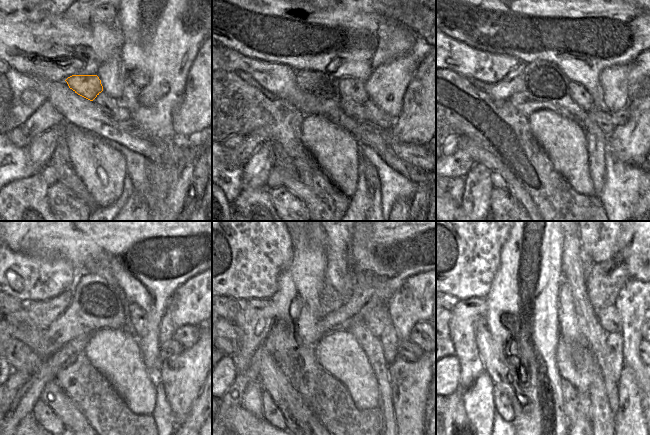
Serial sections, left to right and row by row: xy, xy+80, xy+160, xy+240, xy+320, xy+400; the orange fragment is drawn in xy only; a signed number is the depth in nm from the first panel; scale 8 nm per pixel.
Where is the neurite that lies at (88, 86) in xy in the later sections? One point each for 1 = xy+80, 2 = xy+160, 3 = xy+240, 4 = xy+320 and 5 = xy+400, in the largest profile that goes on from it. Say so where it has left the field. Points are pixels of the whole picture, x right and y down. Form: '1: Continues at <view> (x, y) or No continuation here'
1: Continues at xy+80 (296, 73)
2: Continues at xy+160 (513, 83)
3: Continues at xy+240 (43, 313)
4: Continues at xy+320 (255, 317)
5: Continues at xy+400 (465, 313)

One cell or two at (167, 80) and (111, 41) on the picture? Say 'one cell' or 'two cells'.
two cells

